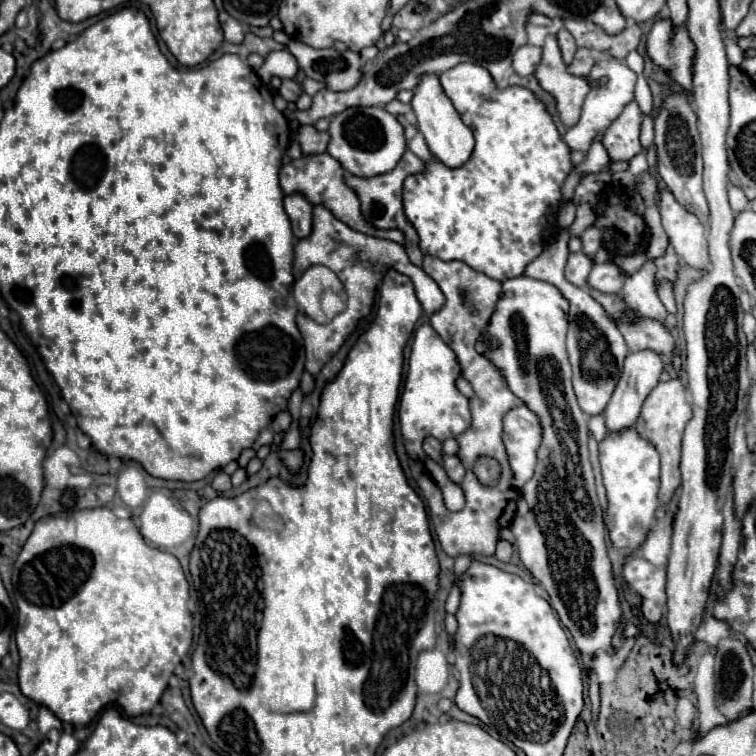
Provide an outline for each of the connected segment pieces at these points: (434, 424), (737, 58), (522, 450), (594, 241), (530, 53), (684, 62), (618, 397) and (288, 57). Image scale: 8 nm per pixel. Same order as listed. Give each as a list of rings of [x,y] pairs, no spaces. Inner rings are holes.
[[[420,325],[414,333],[412,353],[408,361],[408,375],[404,383],[404,393],[400,397],[398,419],[400,429],[406,441],[406,451],[412,459],[425,460],[422,445],[426,437],[436,437],[438,441],[462,435],[472,421],[468,397],[464,397],[458,387],[456,379],[460,377],[460,365],[454,351],[432,331],[432,327]]]
[[[726,41],[726,51],[728,51],[728,61],[738,67],[740,61],[744,59],[744,53],[742,53],[740,47],[736,45],[736,41]]]
[[[528,407],[510,409],[503,421],[504,445],[512,469],[512,485],[522,489],[534,475],[536,447],[540,445],[540,423]]]
[[[588,227],[582,235],[582,253],[590,259],[594,259],[594,255],[598,253],[598,249],[602,249],[602,231],[594,229],[594,227]]]
[[[524,45],[516,51],[514,55],[514,71],[518,75],[532,75],[538,67],[542,59],[542,49],[540,47],[532,47],[532,45]]]
[[[660,19],[654,23],[648,35],[648,55],[664,71],[672,73],[672,79],[686,91],[692,91],[692,55],[694,45],[684,27],[672,29],[670,19]]]
[[[638,351],[638,353],[630,353],[626,357],[622,377],[614,389],[614,395],[608,403],[608,407],[606,407],[606,413],[604,413],[608,433],[624,433],[626,429],[634,427],[634,423],[640,415],[640,409],[642,409],[642,403],[648,397],[648,393],[652,391],[652,387],[656,387],[662,369],[664,369],[662,359],[654,351]]]
[[[280,49],[280,51],[270,51],[264,59],[264,65],[256,71],[258,77],[264,81],[264,83],[270,83],[270,79],[276,75],[280,79],[286,79],[286,77],[294,77],[298,71],[298,63],[294,59],[294,55],[286,49]]]

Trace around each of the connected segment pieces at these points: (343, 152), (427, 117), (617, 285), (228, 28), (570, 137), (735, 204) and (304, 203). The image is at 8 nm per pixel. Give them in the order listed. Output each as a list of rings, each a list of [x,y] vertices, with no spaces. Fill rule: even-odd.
[[[350,107],[330,119],[328,133],[328,153],[356,177],[374,177],[392,171],[406,151],[404,129],[384,107]]]
[[[426,75],[418,83],[418,91],[414,93],[414,99],[410,105],[418,117],[418,131],[424,135],[426,145],[432,151],[432,155],[450,169],[462,167],[474,151],[474,135],[472,135],[472,129],[464,125],[464,121],[456,113],[452,101],[444,95],[436,75]]]
[[[606,261],[606,263],[594,263],[586,285],[590,289],[600,291],[600,293],[612,295],[612,293],[618,293],[622,289],[624,279],[626,279],[626,273],[616,263]]]
[[[220,11],[218,13],[218,19],[220,19],[220,25],[224,29],[224,37],[226,41],[230,43],[240,43],[244,39],[244,27],[234,19],[230,17],[226,11]]]
[[[604,53],[602,59],[594,65],[594,69],[590,71],[590,75],[588,75],[586,79],[588,79],[592,91],[588,93],[588,97],[586,97],[586,101],[584,101],[582,117],[580,117],[580,121],[578,121],[576,125],[572,125],[572,127],[562,135],[562,141],[564,141],[572,151],[582,151],[582,153],[588,153],[594,135],[600,133],[600,131],[606,131],[608,125],[620,115],[620,111],[624,109],[624,105],[634,99],[636,73],[634,73],[632,69],[628,69],[624,63],[612,59],[608,53]],[[600,77],[606,77],[606,79],[608,79],[602,87],[594,85]]]
[[[730,185],[728,187],[728,197],[730,197],[730,207],[732,207],[734,213],[740,213],[740,211],[744,211],[748,207],[748,201],[744,199],[744,193],[738,187]]]
[[[292,193],[284,197],[284,209],[292,221],[292,231],[298,239],[308,237],[312,229],[312,203],[300,193]]]

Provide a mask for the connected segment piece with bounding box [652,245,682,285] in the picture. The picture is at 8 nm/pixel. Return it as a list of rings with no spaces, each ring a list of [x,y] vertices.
[[[672,245],[666,247],[666,253],[662,257],[652,259],[652,263],[656,265],[656,285],[660,285],[662,279],[668,279],[670,283],[674,283],[676,277],[678,277],[678,269],[682,265],[682,261],[676,255],[676,251],[674,251]]]

